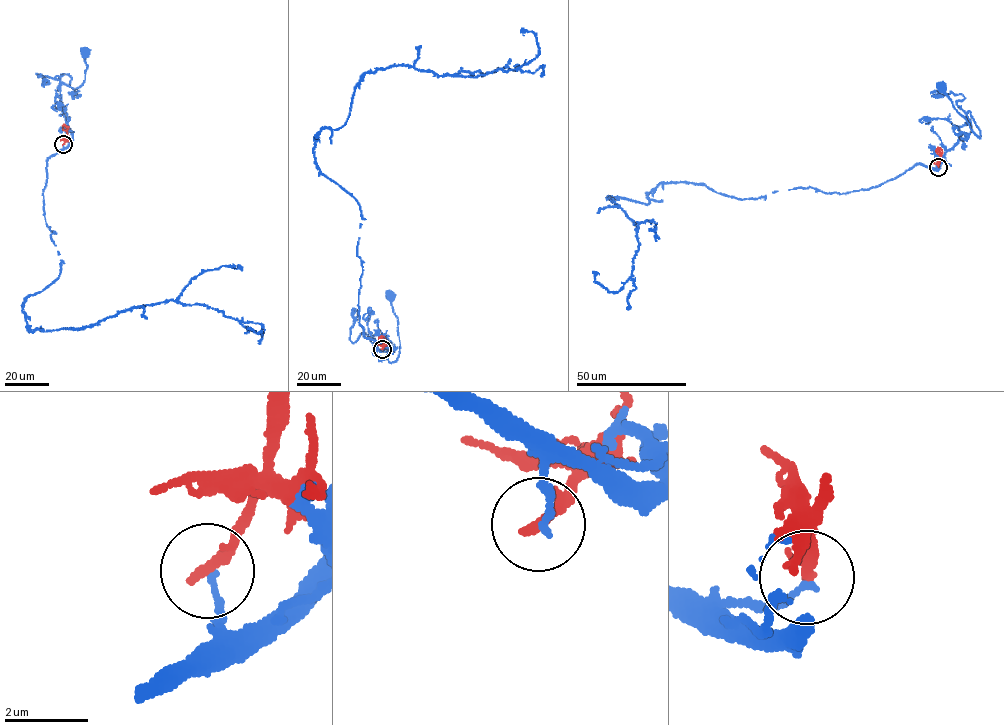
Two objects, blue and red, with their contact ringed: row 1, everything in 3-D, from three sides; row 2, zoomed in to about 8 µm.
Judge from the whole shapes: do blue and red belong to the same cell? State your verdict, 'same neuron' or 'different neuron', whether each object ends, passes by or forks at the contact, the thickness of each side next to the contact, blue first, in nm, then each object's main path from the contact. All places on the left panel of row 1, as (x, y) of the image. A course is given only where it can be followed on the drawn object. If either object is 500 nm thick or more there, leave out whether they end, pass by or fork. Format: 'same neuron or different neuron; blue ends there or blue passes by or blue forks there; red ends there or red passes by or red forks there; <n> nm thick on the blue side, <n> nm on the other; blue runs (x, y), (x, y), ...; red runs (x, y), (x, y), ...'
different neuron; blue ends there; red passes by; 150 nm thick on the blue side, 200 nm on the other; blue runs (63, 144), (67, 147), (72, 134), (60, 77), (69, 75), (73, 89), (82, 84), (85, 51); red runs (63, 144), (67, 132), (64, 125)

